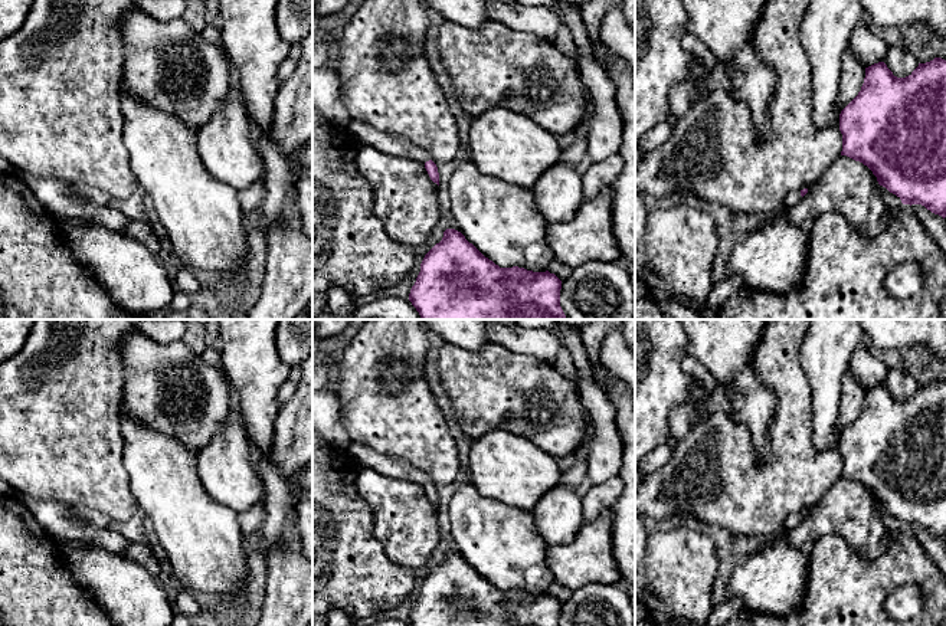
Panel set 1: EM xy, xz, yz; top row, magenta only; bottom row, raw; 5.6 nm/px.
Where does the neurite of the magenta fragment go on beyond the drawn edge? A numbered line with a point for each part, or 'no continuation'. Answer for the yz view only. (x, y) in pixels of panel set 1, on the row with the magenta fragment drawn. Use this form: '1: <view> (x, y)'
1: yz (794, 197)

